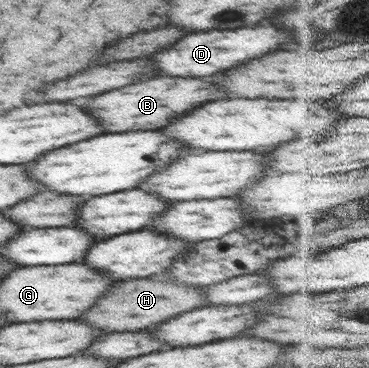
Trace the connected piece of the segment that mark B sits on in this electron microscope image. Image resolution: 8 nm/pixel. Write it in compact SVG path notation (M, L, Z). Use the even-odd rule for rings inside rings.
M155 77L143 83L127 85L123 91L115 89L107 95L97 95L85 99L87 113L101 123L105 133L125 133L125 131L139 131L139 129L159 129L169 125L173 117L179 117L187 109L197 107L197 103L207 103L215 99L225 99L225 93L217 89L217 85L201 79L179 79L179 77ZM107 117L107 119L105 119ZM123 119L123 121L121 121Z

